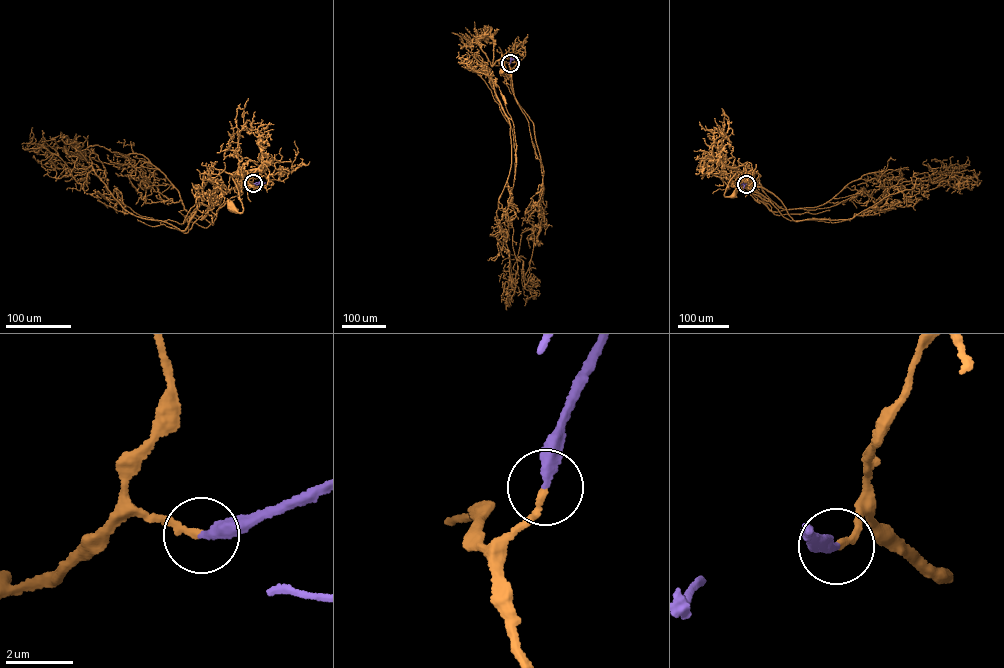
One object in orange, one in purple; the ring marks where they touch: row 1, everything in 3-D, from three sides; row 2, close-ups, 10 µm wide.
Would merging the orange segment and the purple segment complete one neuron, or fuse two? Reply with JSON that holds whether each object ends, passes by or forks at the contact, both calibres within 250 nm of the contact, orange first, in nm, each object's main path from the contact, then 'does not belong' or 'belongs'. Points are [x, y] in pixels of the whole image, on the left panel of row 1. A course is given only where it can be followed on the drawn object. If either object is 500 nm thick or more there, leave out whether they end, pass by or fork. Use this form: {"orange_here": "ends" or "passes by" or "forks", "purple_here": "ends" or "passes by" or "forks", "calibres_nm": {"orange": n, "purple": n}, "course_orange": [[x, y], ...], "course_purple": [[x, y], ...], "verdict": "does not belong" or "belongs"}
{"orange_here": "ends", "purple_here": "ends", "calibres_nm": {"orange": 200, "purple": 360}, "course_orange": [[254, 183], [240, 184], [262, 186], [268, 177], [247, 158], [240, 159], [232, 176], [243, 211], [234, 209]], "course_purple": [[254, 183], [266, 182]], "verdict": "belongs"}

